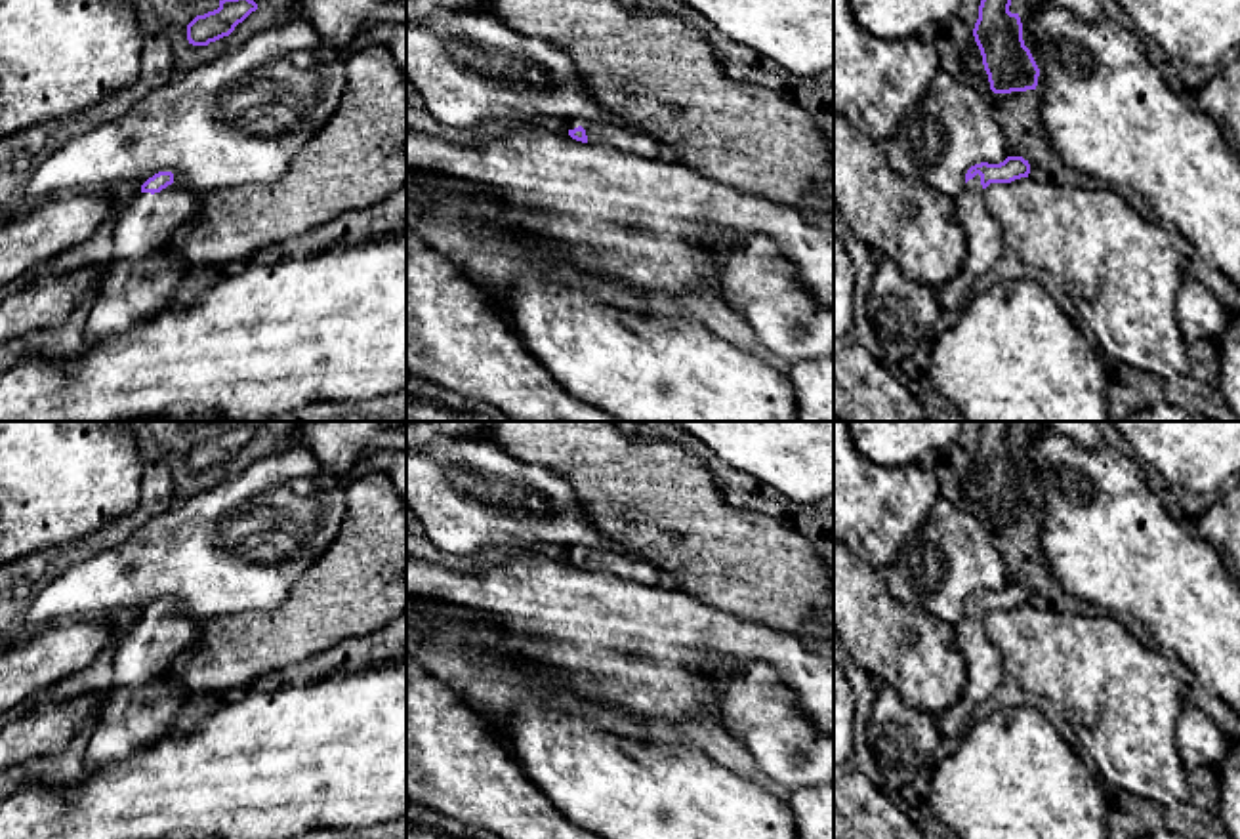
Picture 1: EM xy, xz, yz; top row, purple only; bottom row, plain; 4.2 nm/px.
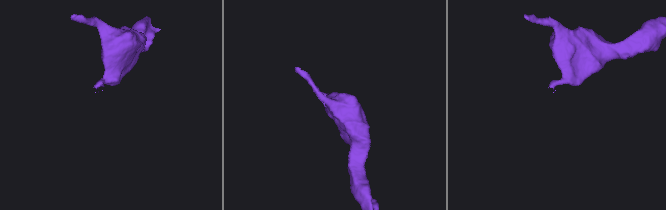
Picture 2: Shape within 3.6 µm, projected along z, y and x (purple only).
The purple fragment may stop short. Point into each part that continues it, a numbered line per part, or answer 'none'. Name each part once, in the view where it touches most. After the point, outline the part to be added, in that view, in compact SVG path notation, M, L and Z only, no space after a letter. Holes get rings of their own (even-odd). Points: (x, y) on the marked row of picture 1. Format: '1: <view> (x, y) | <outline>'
1: xy (142, 281) | M176 181L160 193L139 193L113 233L113 263L84 326L84 343L120 336L174 305L187 265L166 256L174 233L200 208L202 194Z

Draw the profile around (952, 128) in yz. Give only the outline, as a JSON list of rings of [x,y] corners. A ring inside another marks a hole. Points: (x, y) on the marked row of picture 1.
[[[939,69],[921,103],[900,118],[897,132],[883,143],[891,170],[927,183],[950,198],[965,187],[971,166],[1000,164],[1009,156],[1007,137],[988,101],[961,76]]]

